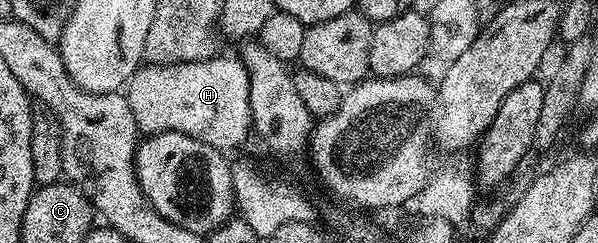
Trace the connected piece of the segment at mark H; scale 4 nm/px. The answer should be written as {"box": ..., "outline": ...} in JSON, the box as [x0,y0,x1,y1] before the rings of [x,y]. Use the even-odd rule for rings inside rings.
{"box":[124,58,251,153],"outline":[[[222,58],[176,63],[169,67],[139,67],[124,91],[139,132],[146,137],[165,131],[184,133],[223,153],[230,153],[233,147],[251,138],[248,73],[241,58]]]}

